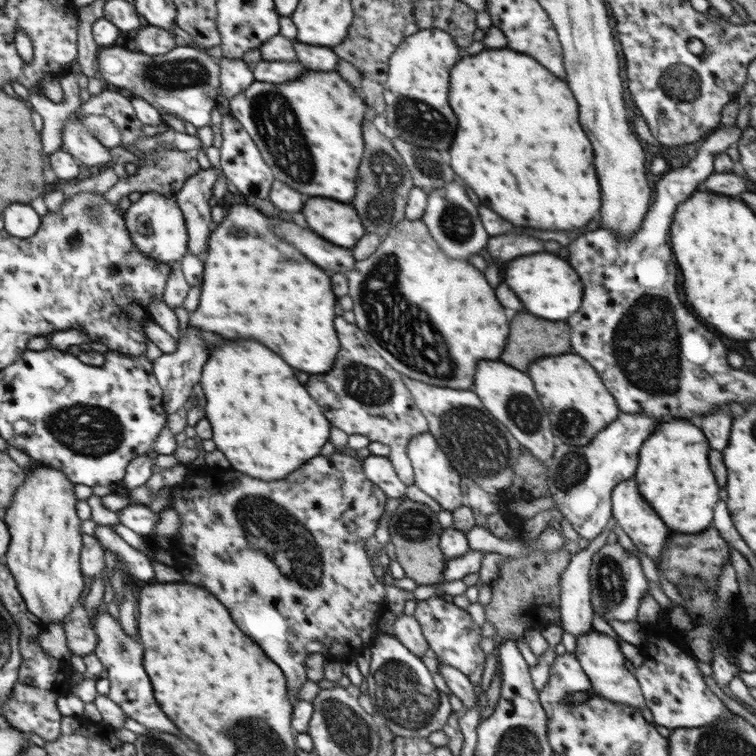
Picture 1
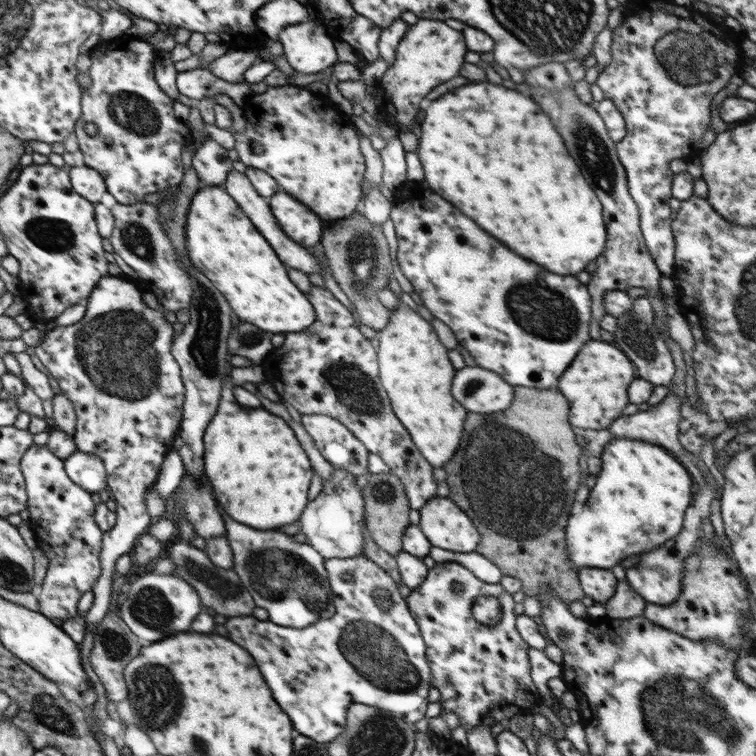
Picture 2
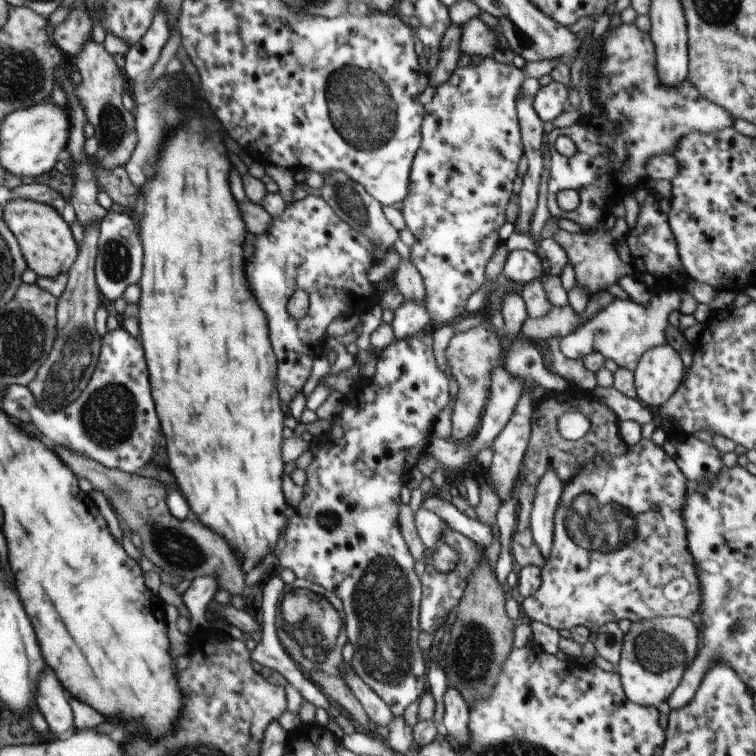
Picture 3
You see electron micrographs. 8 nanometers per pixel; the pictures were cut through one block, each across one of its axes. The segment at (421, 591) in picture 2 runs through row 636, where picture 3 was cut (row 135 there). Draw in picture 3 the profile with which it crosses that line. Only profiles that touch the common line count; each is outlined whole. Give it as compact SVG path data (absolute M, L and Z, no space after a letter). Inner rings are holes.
M486 57L479 66L470 64L465 68L457 68L450 78L447 83L436 87L433 100L425 104L425 111L427 113L421 126L422 142L411 164L407 197L401 202L400 207L398 207L403 214L407 229L412 232L415 238L414 244L411 246L410 260L416 265L425 284L426 296L424 302L431 316L432 328L441 327L442 325L446 325L447 322L454 322L460 316L467 316L465 310L467 300L485 284L486 265L493 257L496 249L501 244L504 244L504 240L498 235L498 230L507 222L505 213L506 206L508 206L509 200L514 193L513 186L515 185L515 180L518 178L516 176L518 162L520 162L522 154L525 154L516 108L516 99L519 98L521 88L527 79L524 76L524 71L516 68L512 63L503 64L497 62L492 57Z

